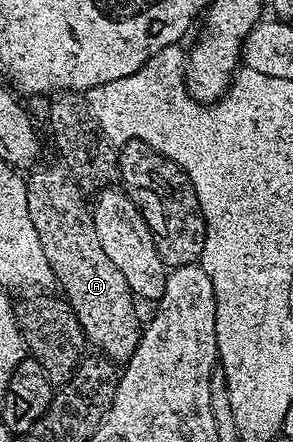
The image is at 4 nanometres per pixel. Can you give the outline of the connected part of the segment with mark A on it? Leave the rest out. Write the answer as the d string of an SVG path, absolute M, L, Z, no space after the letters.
M36 166L26 176L29 221L33 221L33 229L37 229L41 249L45 249L45 257L49 261L51 272L55 274L55 283L57 287L60 287L58 290L61 292L62 298L66 299L73 309L88 344L98 354L107 356L116 364L126 364L137 349L141 334L141 319L139 323L139 315L135 312L137 300L131 294L129 285L125 285L125 277L117 270L117 265L113 265L113 261L109 261L105 249L101 249L101 240L97 237L97 229L93 225L91 207L88 200L87 203L83 200L85 198L83 188L67 174L62 166L43 166Z

